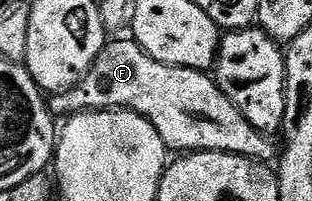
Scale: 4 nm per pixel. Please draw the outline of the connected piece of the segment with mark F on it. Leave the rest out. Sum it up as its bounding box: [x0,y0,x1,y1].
[48,40,276,160]

